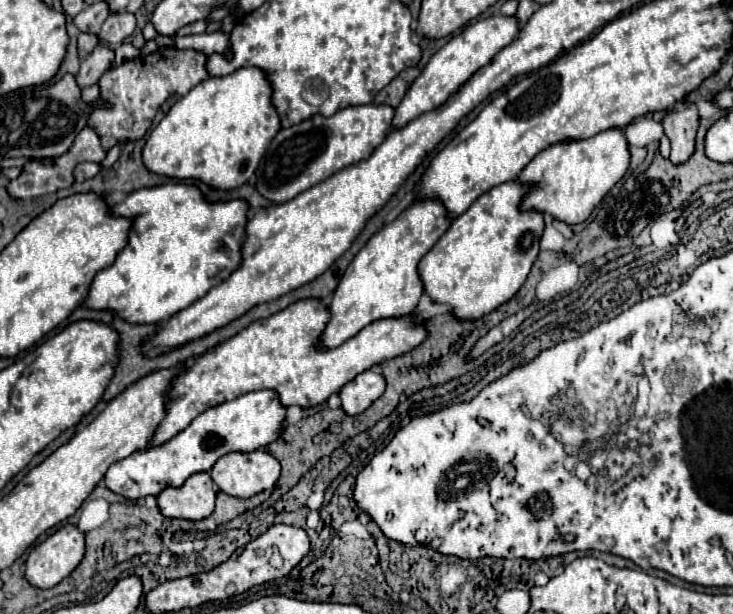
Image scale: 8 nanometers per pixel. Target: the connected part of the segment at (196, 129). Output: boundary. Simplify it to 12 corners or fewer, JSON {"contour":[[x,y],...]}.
{"contour":[[265,73],[209,77],[151,131],[143,165],[221,191],[279,129]]}

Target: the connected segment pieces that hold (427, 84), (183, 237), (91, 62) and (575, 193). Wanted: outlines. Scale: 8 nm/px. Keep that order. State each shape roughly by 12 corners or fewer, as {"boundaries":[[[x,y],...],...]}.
{"boundaries":[[[515,17],[477,21],[425,65],[393,129],[443,105],[519,35]],[[133,191],[81,303],[159,325],[239,267],[245,201]],[[103,43],[81,61],[79,87],[95,85],[115,51]],[[621,129],[557,143],[519,183],[521,211],[587,221],[625,175]]]}

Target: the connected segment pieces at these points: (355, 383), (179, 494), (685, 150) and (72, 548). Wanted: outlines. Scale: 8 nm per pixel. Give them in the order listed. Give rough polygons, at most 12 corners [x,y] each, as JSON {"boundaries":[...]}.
{"boundaries":[[[369,369],[341,387],[341,409],[355,417],[385,391]],[[209,473],[157,495],[165,517],[211,515],[217,487]],[[695,103],[663,117],[671,161],[683,163],[695,149]],[[65,525],[35,545],[25,579],[61,583],[81,563],[85,537]]]}

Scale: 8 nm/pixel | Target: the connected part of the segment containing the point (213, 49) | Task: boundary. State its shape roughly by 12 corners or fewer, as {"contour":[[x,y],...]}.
{"contour":[[223,31],[175,37],[179,49],[231,59],[231,41]]}

